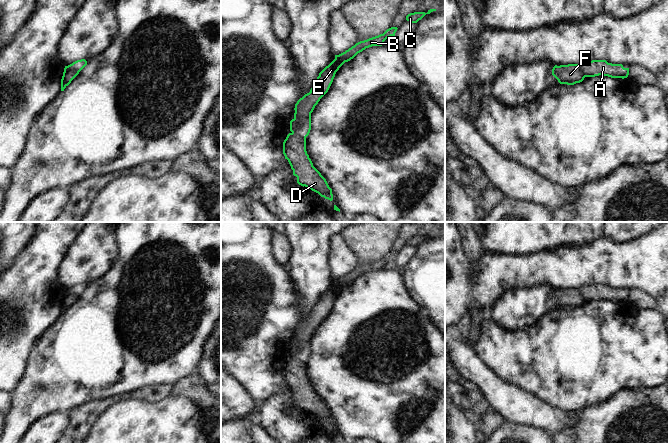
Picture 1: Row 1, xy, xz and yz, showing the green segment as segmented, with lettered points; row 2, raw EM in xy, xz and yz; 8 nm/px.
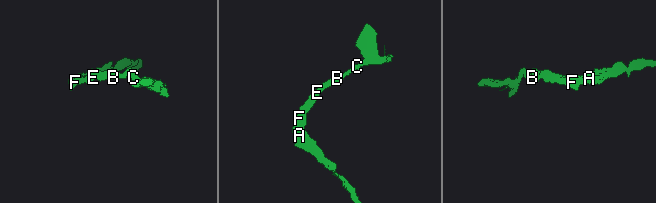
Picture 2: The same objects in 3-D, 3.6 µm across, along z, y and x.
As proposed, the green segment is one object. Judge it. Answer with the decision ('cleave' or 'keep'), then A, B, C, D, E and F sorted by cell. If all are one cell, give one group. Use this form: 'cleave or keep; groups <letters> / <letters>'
cleave; groups A D / B C E F

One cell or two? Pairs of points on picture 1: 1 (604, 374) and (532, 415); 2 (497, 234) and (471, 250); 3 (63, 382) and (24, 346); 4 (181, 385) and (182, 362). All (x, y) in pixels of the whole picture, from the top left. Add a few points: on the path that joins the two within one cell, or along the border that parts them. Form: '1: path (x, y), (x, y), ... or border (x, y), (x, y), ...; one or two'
1: border (529, 393), (564, 411), (572, 412); two
2: border (475, 232), (483, 249); two
3: border (44, 333), (33, 350), (24, 376); two
4: border (197, 368), (180, 377), (172, 384); two

